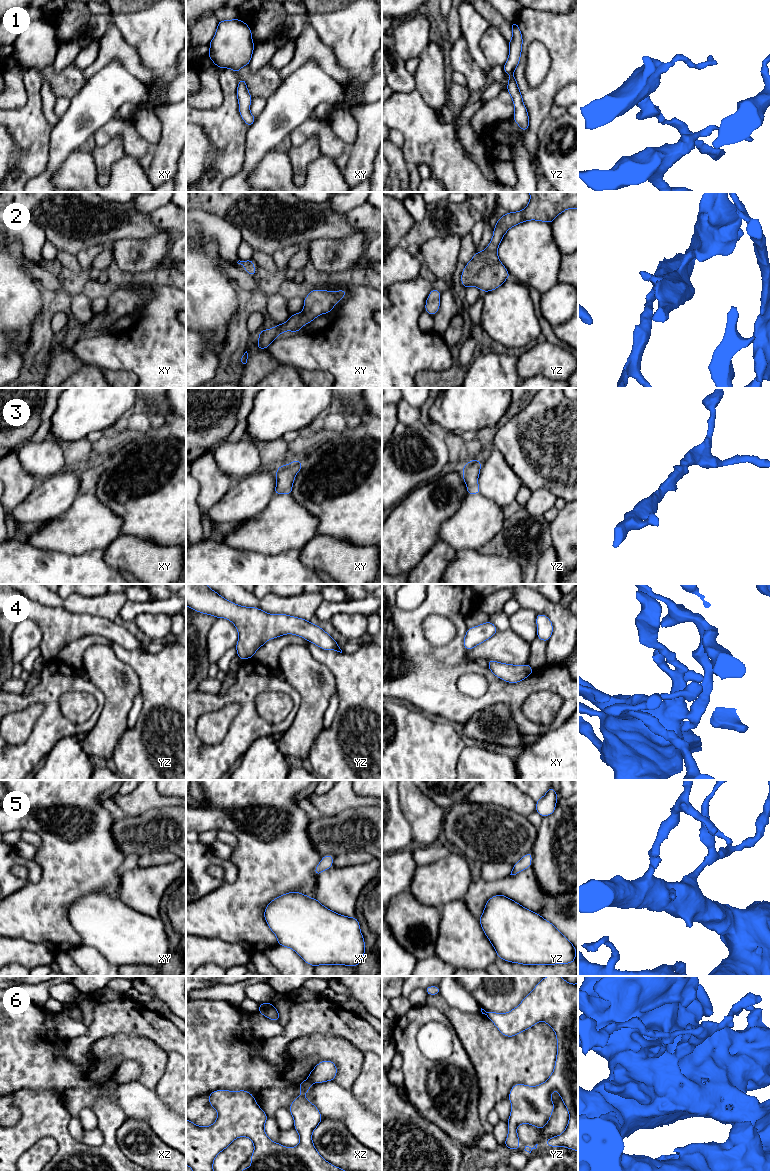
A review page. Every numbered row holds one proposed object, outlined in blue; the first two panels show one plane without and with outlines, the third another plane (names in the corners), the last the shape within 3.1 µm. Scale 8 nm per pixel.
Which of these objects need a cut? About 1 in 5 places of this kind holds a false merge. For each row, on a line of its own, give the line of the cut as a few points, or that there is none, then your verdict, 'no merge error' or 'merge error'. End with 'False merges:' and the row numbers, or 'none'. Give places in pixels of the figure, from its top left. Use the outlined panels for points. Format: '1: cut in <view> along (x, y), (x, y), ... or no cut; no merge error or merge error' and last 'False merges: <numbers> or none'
1: no cut; no merge error
2: no cut; no merge error
3: no cut; no merge error
4: no cut; no merge error
5: no cut; no merge error
6: cut in xz along (307, 1079), (312, 1082); merge error
False merges: 6

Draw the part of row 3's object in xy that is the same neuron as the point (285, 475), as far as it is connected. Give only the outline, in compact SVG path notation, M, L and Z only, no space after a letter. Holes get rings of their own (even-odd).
M299 459L293 461L292 463L278 467L275 474L276 487L274 495L282 493L292 495L292 486L295 477L301 468L302 464Z

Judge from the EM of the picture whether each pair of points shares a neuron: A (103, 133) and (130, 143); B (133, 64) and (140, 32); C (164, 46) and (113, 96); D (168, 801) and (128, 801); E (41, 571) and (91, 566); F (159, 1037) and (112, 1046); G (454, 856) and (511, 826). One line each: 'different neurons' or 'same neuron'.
A: same neuron
B: different neurons
C: different neurons
D: same neuron
E: same neuron
F: different neurons
G: different neurons

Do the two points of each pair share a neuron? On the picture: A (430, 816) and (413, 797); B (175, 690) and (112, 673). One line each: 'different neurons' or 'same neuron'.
A: same neuron
B: different neurons

